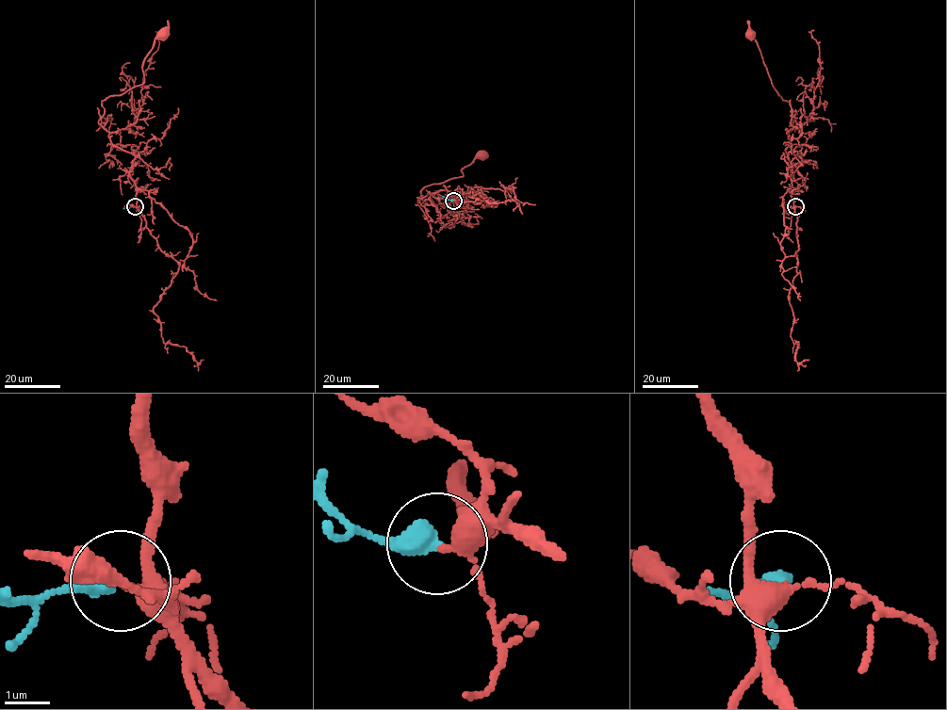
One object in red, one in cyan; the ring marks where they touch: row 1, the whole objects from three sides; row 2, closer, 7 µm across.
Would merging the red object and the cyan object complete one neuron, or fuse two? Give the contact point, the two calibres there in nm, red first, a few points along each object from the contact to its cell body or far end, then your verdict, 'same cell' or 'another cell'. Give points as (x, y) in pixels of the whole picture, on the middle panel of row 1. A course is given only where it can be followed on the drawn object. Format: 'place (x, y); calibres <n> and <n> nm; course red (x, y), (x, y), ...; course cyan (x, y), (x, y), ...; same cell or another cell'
place (453, 201); calibres 260 and 480 nm; course red (454, 201), (448, 190), (419, 198), (430, 185), (462, 176), (462, 169), (486, 152); course cyan (453, 200), (442, 196); same cell

